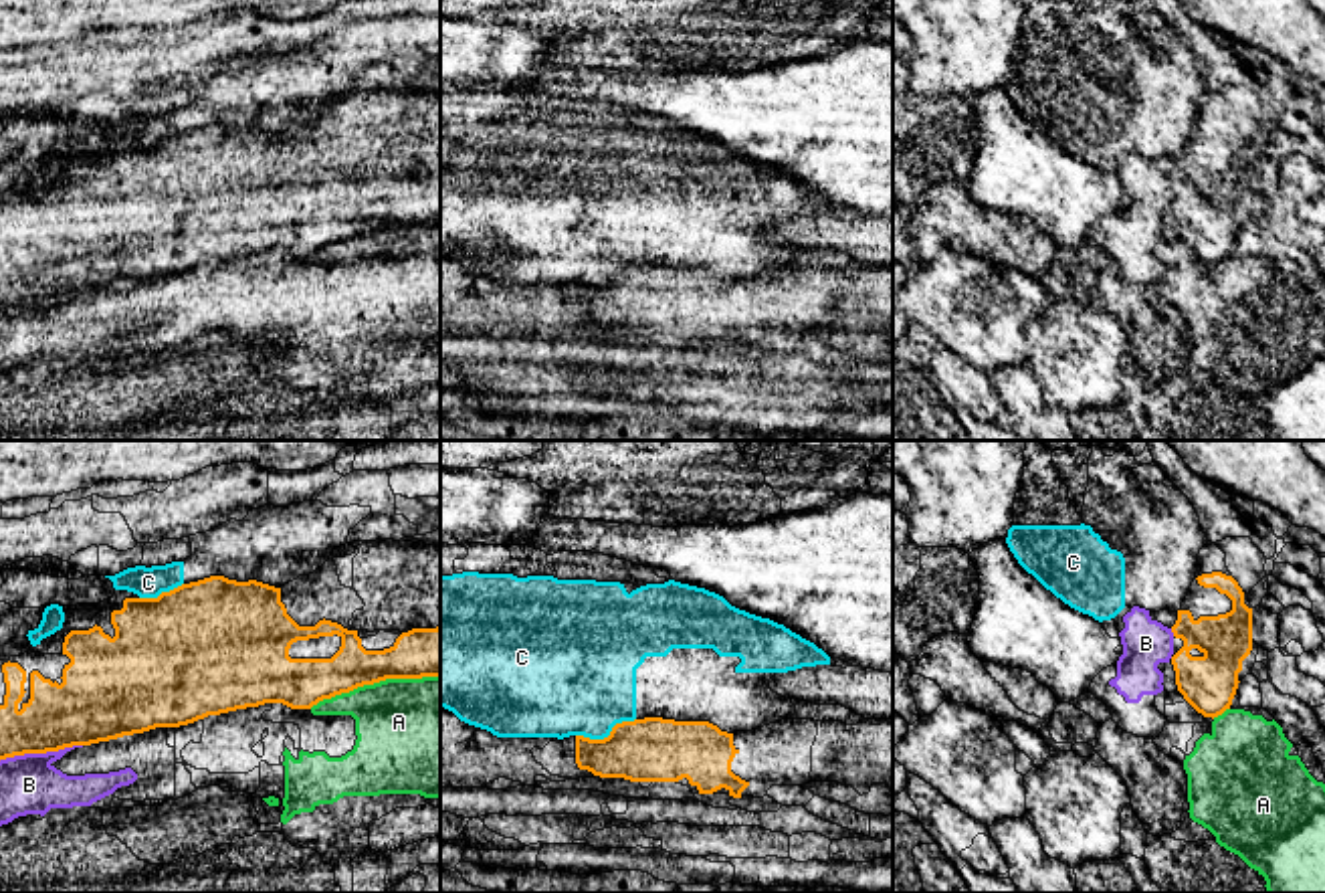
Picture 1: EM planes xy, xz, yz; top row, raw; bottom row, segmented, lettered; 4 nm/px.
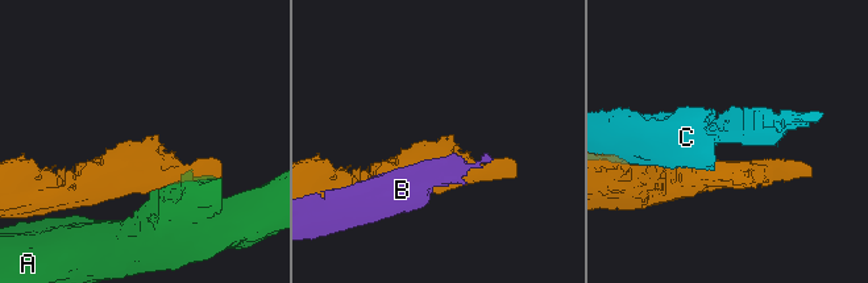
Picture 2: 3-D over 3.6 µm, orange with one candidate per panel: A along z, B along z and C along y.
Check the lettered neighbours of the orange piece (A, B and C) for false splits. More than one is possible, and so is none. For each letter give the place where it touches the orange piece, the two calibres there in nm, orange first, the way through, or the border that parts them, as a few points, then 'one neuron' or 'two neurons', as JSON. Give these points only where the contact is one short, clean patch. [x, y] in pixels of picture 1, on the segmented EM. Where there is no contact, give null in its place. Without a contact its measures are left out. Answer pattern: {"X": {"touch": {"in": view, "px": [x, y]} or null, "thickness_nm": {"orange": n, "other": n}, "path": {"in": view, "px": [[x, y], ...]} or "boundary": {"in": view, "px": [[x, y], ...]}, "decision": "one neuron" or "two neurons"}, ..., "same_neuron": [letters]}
{"A": {"touch": {"in": "xy", "px": [374, 681]}, "thickness_nm": {"orange": 190, "other": 440}, "decision": "two neurons"}, "B": {"touch": {"in": "xy", "px": [41, 752]}, "thickness_nm": {"orange": 280, "other": 240}, "decision": "two neurons"}, "C": {"touch": {"in": "xz", "px": [608, 736]}, "thickness_nm": {"orange": 260, "other": 440}, "decision": "two neurons"}, "same_neuron": []}

